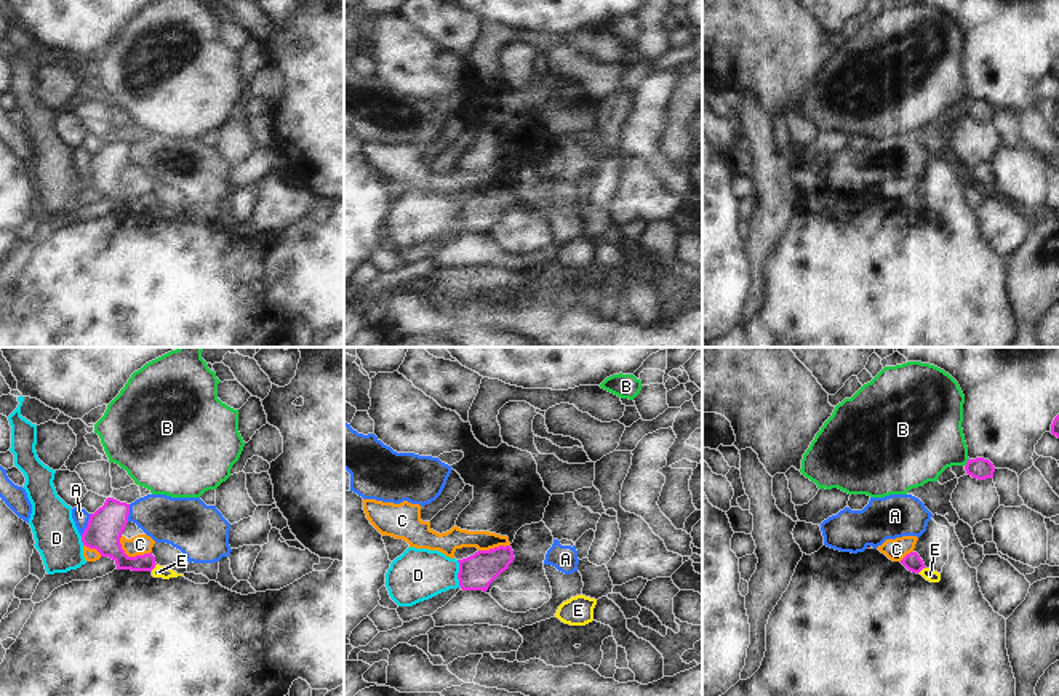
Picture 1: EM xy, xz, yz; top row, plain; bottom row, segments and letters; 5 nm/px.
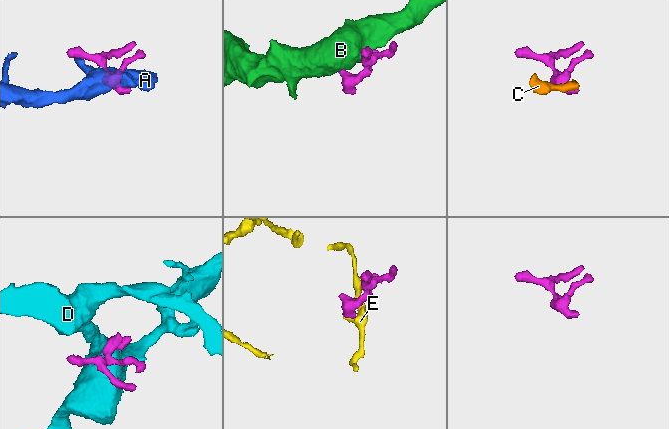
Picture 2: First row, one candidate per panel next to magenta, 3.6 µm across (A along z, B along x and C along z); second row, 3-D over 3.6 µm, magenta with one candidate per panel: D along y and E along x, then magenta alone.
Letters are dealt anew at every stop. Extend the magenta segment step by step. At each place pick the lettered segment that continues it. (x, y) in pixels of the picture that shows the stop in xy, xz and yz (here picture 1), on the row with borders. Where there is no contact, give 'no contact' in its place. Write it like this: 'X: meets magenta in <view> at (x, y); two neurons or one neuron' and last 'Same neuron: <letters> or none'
A: meets magenta in xy at (87, 525); two neurons
B: meets magenta in yz at (967, 463); two neurons
C: meets magenta in xy at (131, 557); two neurons
D: meets magenta in xz at (458, 573); two neurons
E: meets magenta in yz at (920, 570); two neurons
Same neuron: none

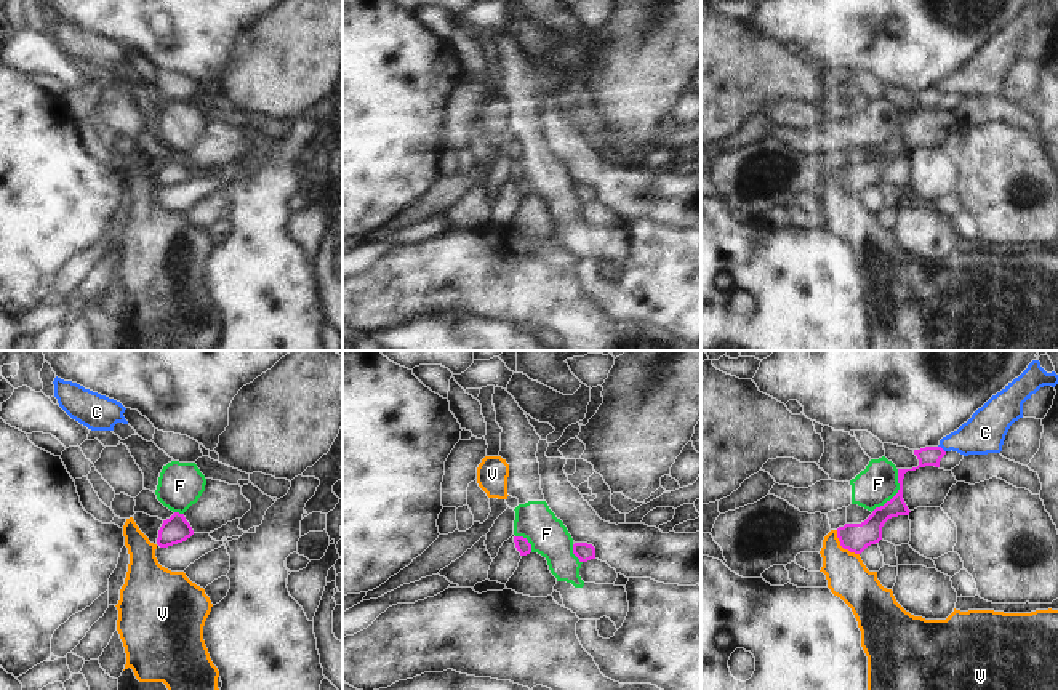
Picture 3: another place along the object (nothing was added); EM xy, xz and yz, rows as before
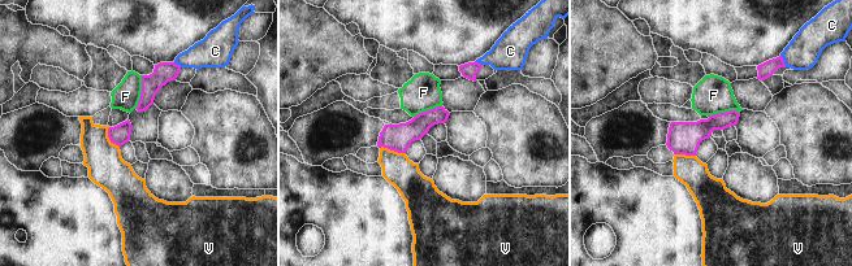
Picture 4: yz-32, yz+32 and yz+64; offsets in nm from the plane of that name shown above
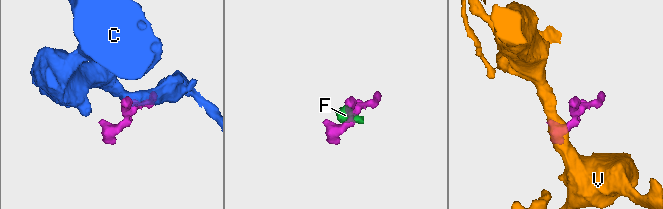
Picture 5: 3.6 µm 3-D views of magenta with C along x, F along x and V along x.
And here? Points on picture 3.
C: meets magenta in yz at (941, 449); two neurons
F: meets magenta in yz at (897, 493); two neurons
V: meets magenta in yz at (842, 546); two neurons
Same neuron: none

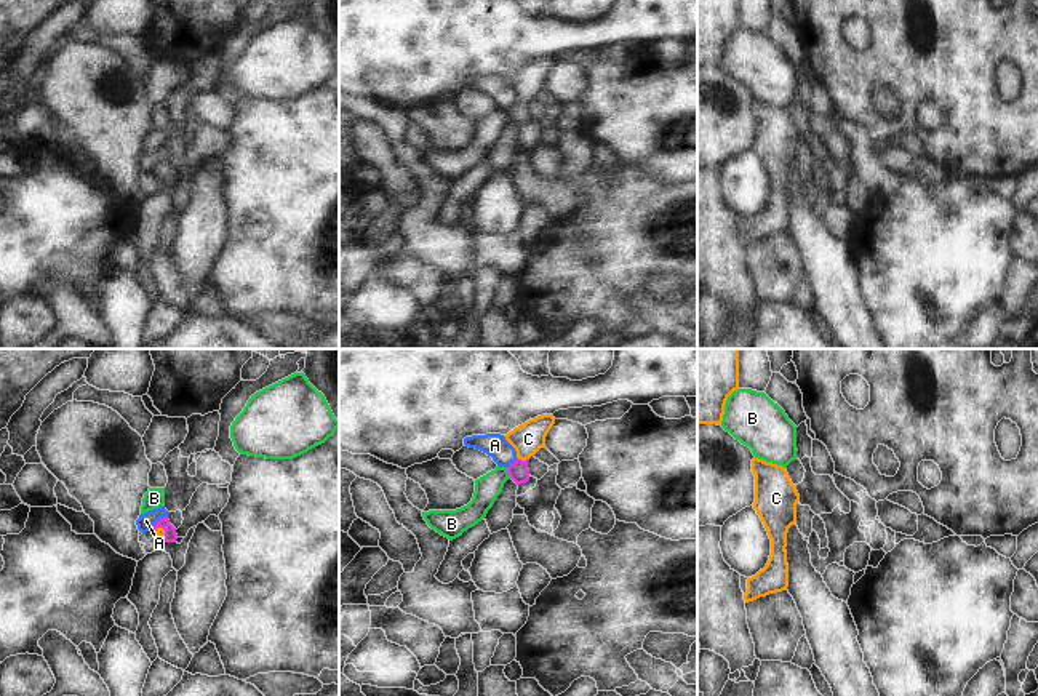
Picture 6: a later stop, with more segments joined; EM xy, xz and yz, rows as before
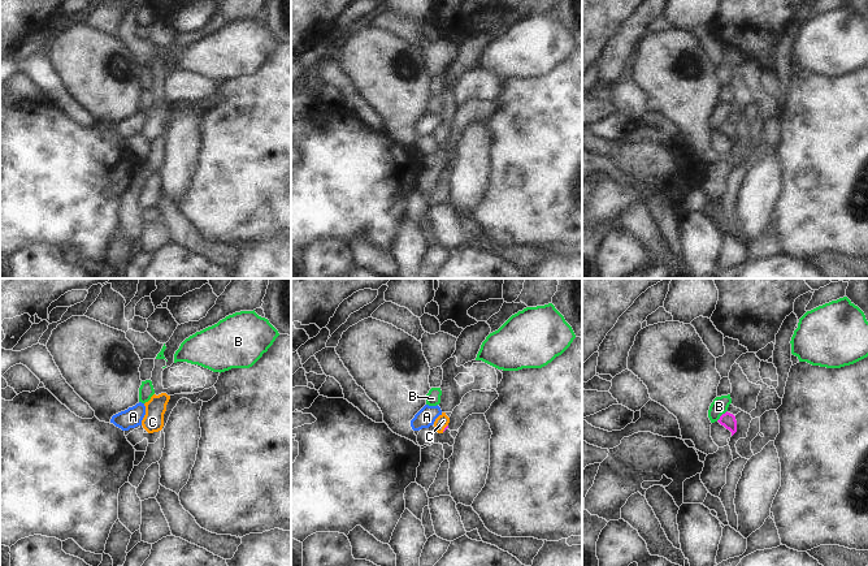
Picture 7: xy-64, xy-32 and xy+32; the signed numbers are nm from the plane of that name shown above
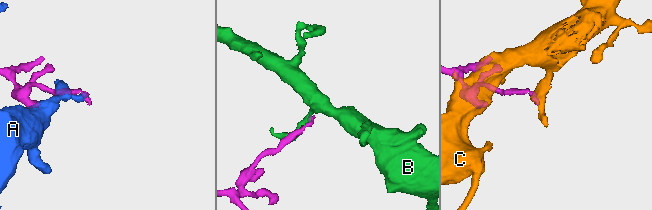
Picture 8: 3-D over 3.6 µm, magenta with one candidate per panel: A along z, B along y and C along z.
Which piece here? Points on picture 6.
A: meets magenta in xy at (159, 520); two neurons
B: meets magenta in xz at (507, 471); two neurons
C: meets magenta in xz at (523, 461); one neuron
Same neuron: C

